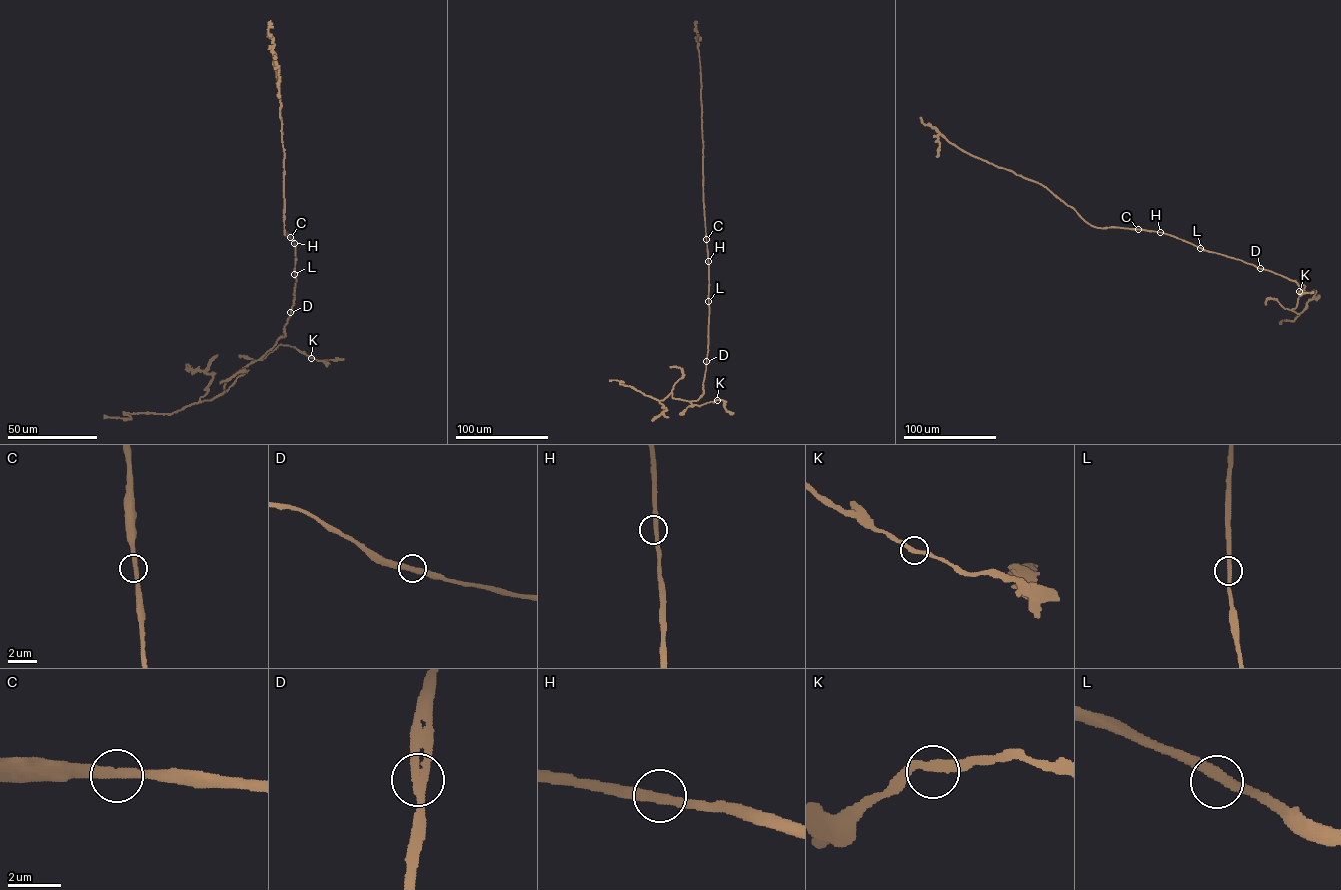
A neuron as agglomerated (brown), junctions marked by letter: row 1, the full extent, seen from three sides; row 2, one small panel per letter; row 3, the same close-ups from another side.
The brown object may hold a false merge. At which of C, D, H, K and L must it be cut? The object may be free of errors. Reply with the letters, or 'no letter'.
no letter

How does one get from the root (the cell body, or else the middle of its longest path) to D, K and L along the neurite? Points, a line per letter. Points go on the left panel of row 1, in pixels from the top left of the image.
D: (294, 243), (296, 280), (290, 312)
K: (294, 243), (296, 280), (294, 303), (284, 326), (285, 335), (260, 359), (280, 344), (294, 347), (311, 358)
L: (294, 243), (294, 274)

